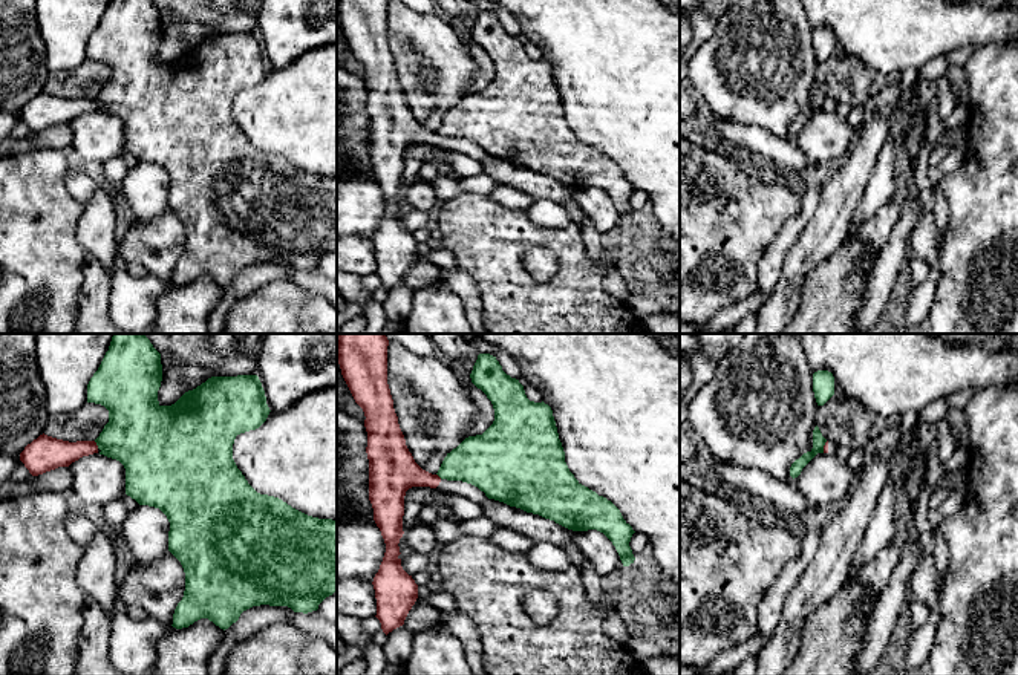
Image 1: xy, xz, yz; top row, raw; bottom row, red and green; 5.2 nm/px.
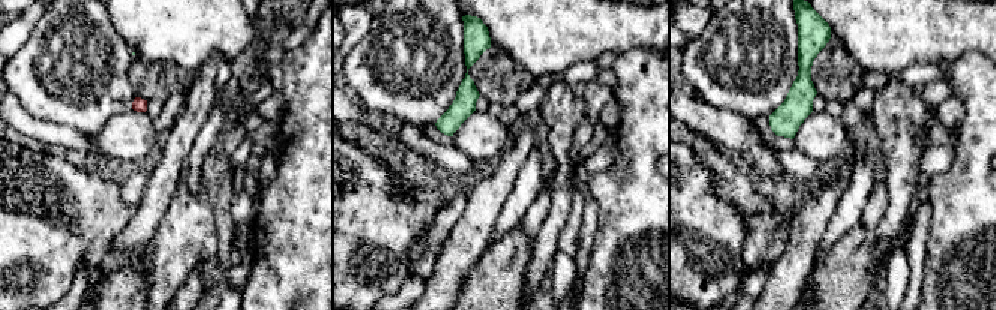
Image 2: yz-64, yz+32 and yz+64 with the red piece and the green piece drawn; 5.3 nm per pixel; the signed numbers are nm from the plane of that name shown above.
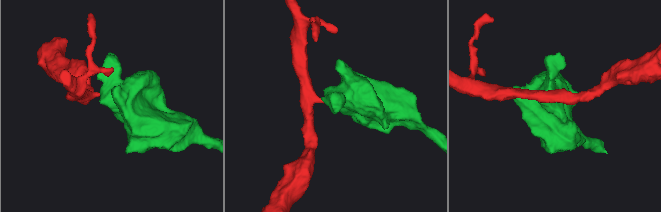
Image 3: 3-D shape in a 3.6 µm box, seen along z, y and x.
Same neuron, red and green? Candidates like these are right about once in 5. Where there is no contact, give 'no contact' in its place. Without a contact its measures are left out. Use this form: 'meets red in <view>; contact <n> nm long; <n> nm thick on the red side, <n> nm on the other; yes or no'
meets red in xy; contact 50 nm long; 170 nm thick on the red side, 360 nm on the other; no

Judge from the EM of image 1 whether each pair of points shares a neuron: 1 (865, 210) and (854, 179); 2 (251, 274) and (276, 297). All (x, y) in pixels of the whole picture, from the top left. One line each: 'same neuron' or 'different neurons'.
1: different neurons
2: different neurons

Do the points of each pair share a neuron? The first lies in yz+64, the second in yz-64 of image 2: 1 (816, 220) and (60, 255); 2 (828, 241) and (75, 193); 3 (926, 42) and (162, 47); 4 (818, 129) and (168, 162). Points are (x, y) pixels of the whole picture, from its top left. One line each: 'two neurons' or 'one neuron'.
1: two neurons
2: two neurons
3: one neuron
4: two neurons

